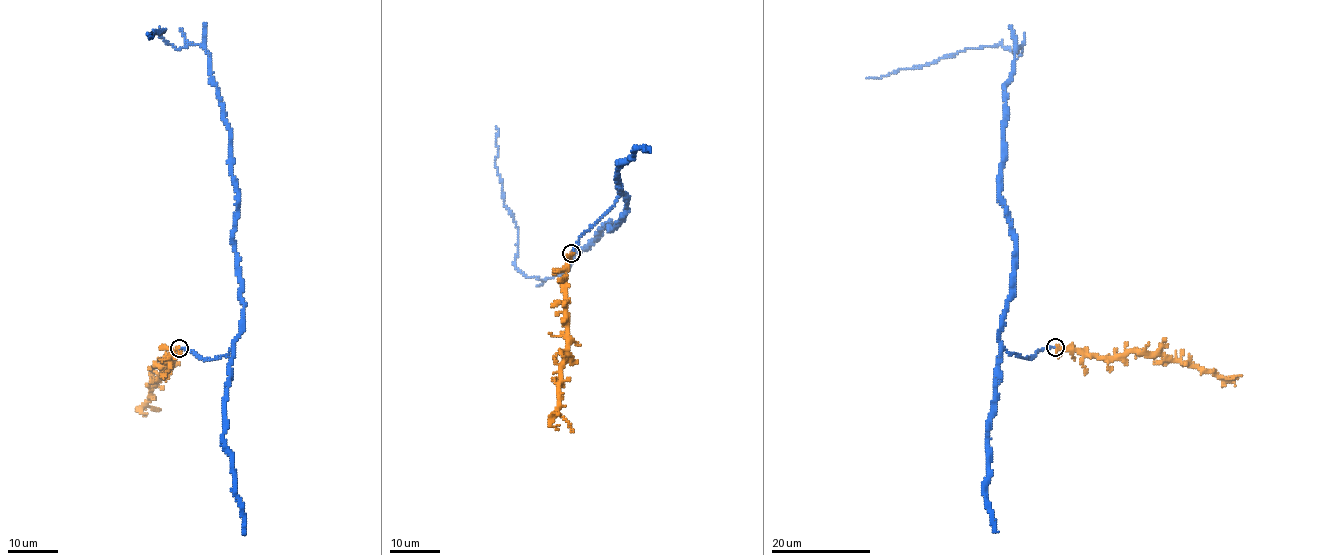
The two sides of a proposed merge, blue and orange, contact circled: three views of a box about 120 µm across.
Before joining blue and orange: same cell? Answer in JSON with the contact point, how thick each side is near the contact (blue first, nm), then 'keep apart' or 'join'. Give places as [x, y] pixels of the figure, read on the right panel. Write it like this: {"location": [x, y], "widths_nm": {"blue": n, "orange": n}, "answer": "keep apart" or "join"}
{"location": [1055, 347], "widths_nm": {"blue": 200, "orange": 320}, "answer": "keep apart"}

